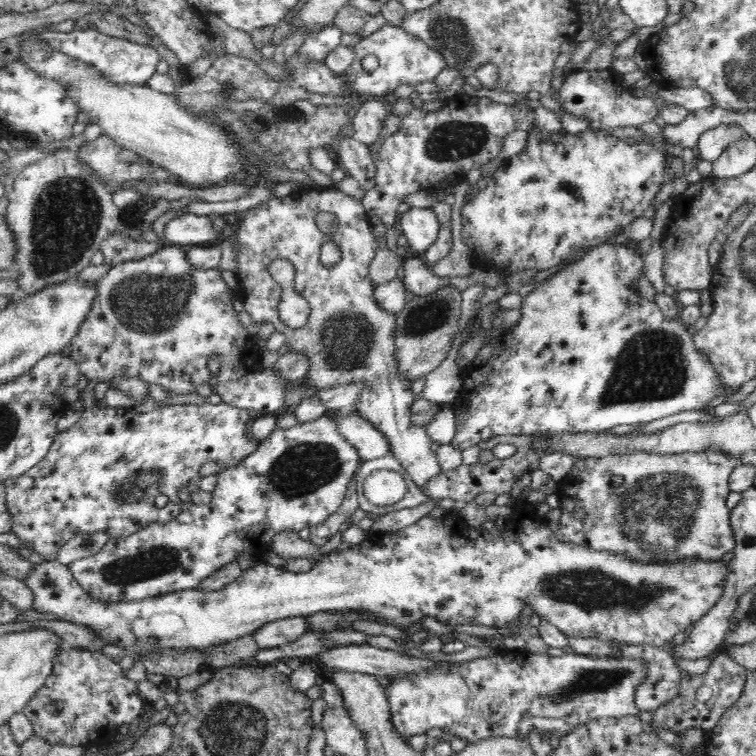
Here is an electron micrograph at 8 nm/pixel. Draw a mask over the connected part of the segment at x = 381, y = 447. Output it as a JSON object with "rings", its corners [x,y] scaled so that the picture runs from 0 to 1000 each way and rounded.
{"rings":[[[433,544],[430,549],[444,560],[444,570],[460,589],[471,594],[476,607],[484,611],[516,601],[516,591],[505,573],[471,545],[455,550],[450,545]]]}

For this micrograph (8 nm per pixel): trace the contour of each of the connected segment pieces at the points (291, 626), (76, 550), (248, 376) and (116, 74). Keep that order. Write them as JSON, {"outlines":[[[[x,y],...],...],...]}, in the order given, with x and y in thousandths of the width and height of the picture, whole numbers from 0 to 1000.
{"outlines":[[[[402,815],[364,820],[337,833],[333,847],[344,858],[358,858],[392,847],[406,833]]],[[[122,704],[122,706],[103,706],[94,712],[79,725],[75,743],[82,747],[90,747],[106,738],[124,735],[140,716],[146,714],[139,704]]],[[[213,323],[198,339],[147,351],[124,374],[127,388],[119,410],[91,455],[95,458],[91,472],[116,501],[143,507],[156,496],[185,499],[194,508],[212,508],[218,516],[241,522],[271,511],[280,497],[275,487],[278,474],[291,474],[288,513],[299,534],[339,542],[345,549],[360,549],[376,537],[376,519],[381,513],[358,484],[347,485],[340,447],[315,426],[291,354],[255,356],[246,344],[245,327]]],[[[124,37],[98,38],[94,42],[71,42],[58,38],[54,49],[71,62],[122,83],[135,94],[146,107],[155,111],[192,112],[206,95],[206,87],[214,82],[214,73],[198,58],[183,58],[167,52],[143,48]]]]}

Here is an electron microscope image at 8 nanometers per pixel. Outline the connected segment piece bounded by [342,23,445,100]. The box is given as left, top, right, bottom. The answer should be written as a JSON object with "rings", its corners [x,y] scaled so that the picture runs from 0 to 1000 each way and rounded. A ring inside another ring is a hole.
{"rings":[[[507,32],[505,37],[487,48],[476,49],[476,56],[467,61],[468,77],[458,95],[452,98],[460,124],[484,132],[507,128],[532,114],[549,114],[563,107],[574,107],[587,90],[586,74],[548,46],[537,44],[530,36]],[[485,73],[495,73],[501,79],[500,89],[492,95],[479,90],[478,79]]]}

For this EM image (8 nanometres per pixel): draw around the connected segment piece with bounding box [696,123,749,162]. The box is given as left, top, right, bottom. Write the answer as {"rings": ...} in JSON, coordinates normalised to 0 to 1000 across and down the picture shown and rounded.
{"rings":[[[958,163],[947,169],[940,169],[925,180],[921,190],[925,212],[943,214],[966,190],[974,185],[989,183],[991,175],[976,163]]]}

